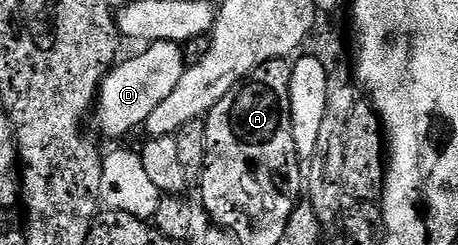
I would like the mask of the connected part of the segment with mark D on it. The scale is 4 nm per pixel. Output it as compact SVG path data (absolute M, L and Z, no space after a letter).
M153 43L144 46L140 55L120 62L107 72L107 78L99 89L97 96L97 115L99 111L99 127L115 139L118 135L127 135L134 127L142 128L146 124L149 113L177 89L177 81L181 81L185 70L183 47L177 43Z

